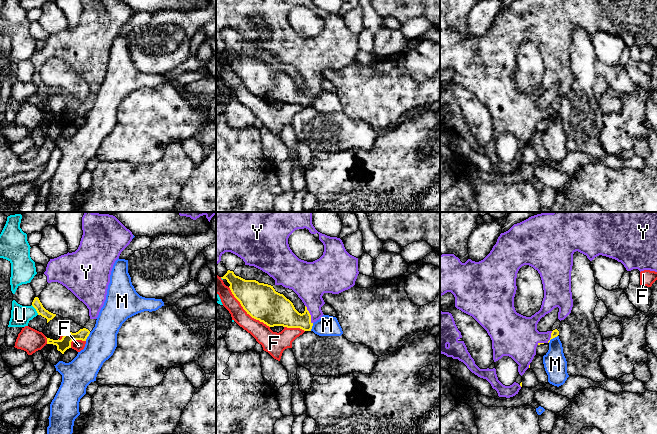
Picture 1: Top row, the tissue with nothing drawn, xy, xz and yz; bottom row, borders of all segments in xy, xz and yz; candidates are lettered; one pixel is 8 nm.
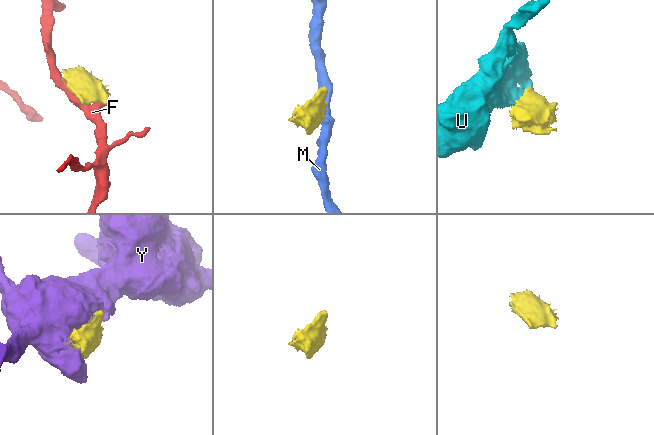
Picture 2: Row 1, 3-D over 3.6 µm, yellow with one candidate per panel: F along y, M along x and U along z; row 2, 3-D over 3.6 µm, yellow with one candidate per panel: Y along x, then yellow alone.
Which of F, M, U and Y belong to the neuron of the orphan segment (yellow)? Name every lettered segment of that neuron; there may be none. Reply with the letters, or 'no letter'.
Y

